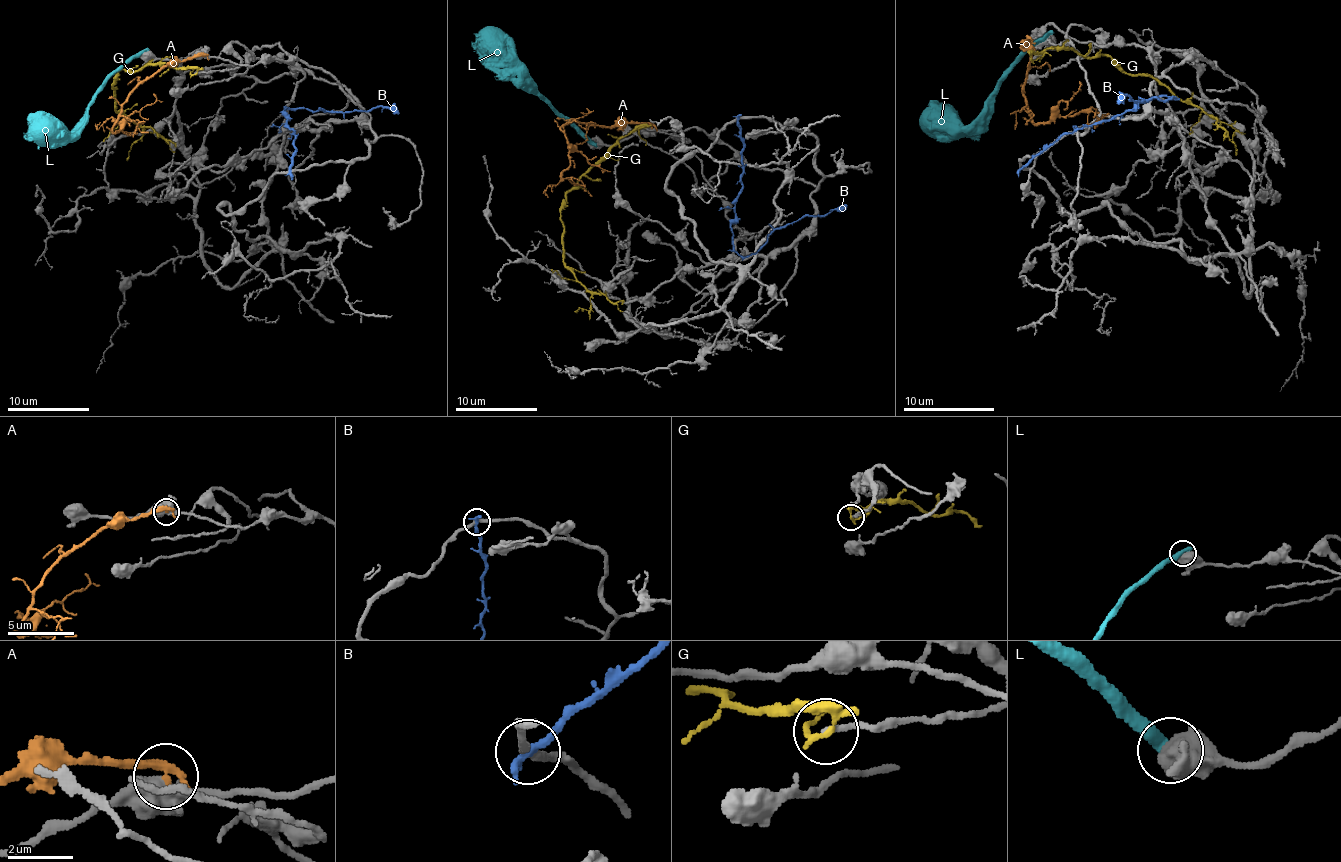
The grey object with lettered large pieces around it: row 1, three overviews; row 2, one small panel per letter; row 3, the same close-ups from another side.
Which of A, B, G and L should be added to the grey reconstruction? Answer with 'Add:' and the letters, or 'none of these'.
Add: none of these

